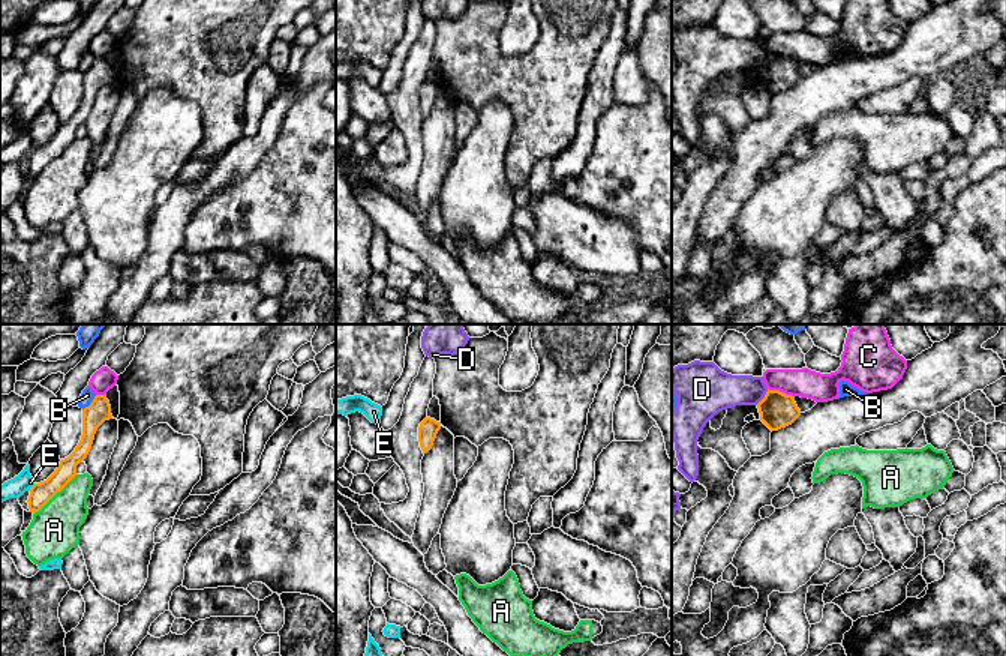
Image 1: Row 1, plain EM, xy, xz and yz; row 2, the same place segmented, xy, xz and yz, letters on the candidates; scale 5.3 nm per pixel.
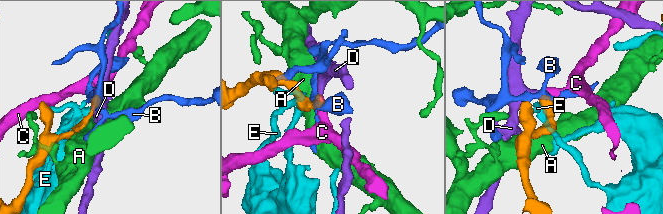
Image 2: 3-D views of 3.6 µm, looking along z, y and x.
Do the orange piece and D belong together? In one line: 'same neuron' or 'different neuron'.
different neuron

